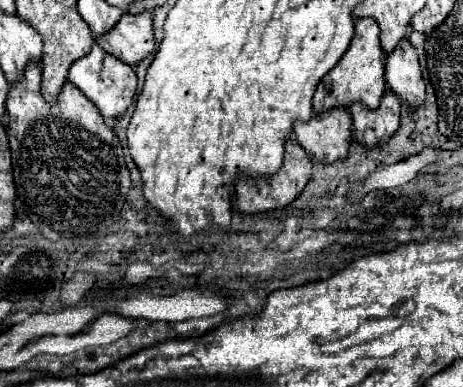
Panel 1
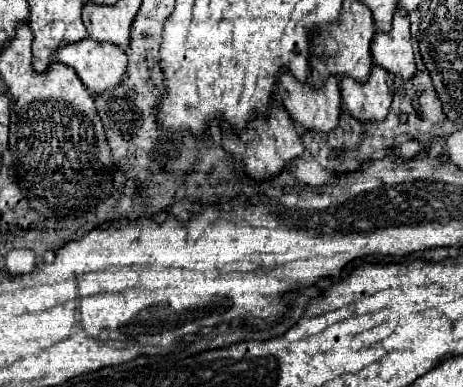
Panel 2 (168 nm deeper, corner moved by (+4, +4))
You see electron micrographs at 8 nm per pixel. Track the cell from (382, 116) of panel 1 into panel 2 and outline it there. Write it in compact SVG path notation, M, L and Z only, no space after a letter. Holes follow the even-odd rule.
M373 66L373 72L367 84L355 80L341 80L341 98L347 106L347 112L359 122L381 122L393 100L393 80L391 74L379 66Z

